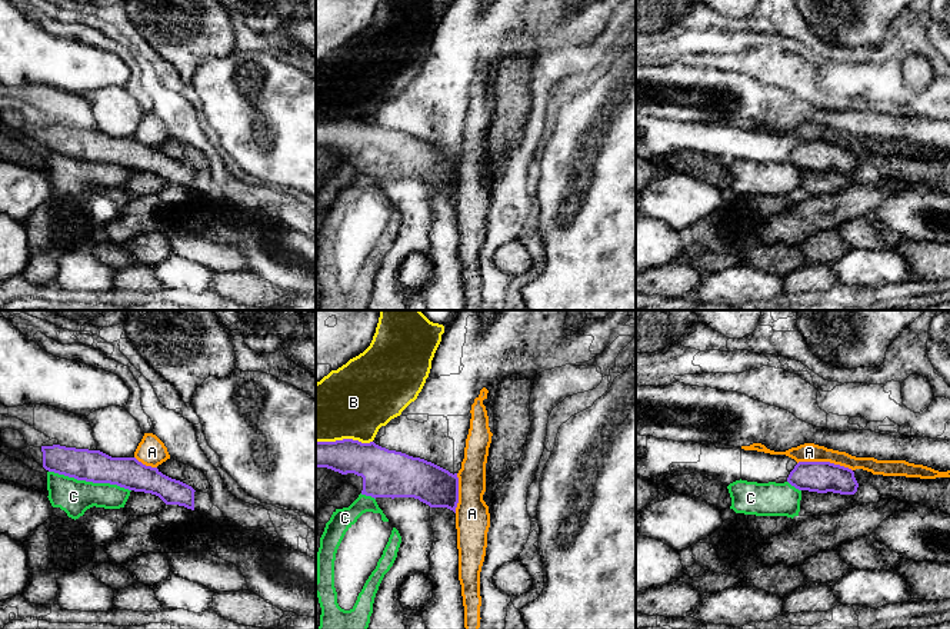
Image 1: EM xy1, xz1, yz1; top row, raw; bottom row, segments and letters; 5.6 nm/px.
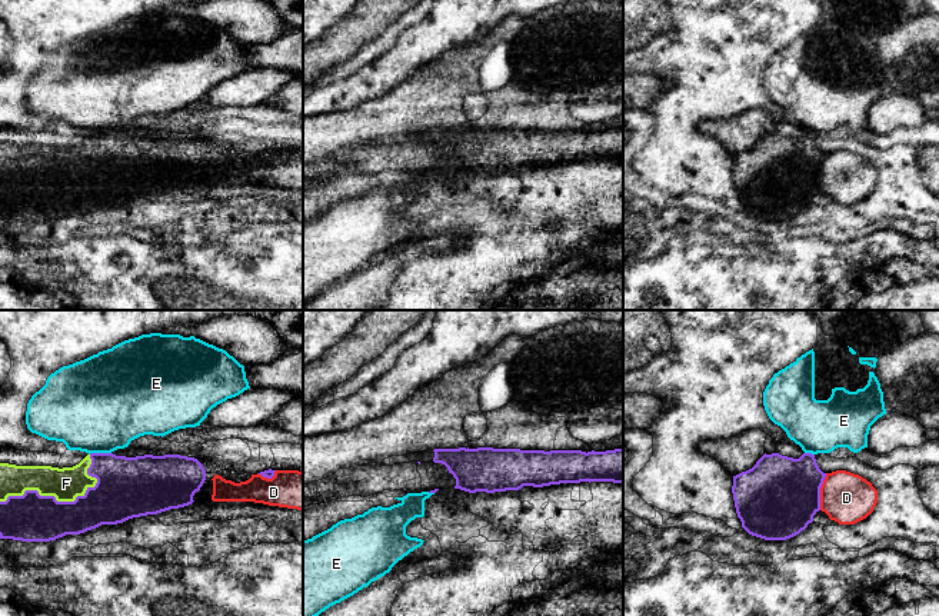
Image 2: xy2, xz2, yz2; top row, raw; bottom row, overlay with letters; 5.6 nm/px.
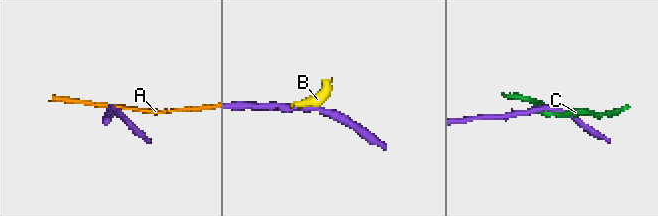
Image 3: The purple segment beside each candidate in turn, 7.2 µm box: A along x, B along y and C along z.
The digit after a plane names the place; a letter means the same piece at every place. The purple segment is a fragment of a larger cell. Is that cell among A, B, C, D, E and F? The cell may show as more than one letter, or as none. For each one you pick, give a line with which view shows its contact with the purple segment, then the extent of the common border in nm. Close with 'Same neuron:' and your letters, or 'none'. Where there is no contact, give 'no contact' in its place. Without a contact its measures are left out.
F: meets purple in xy2; contact 600 nm long
Same neuron: F

